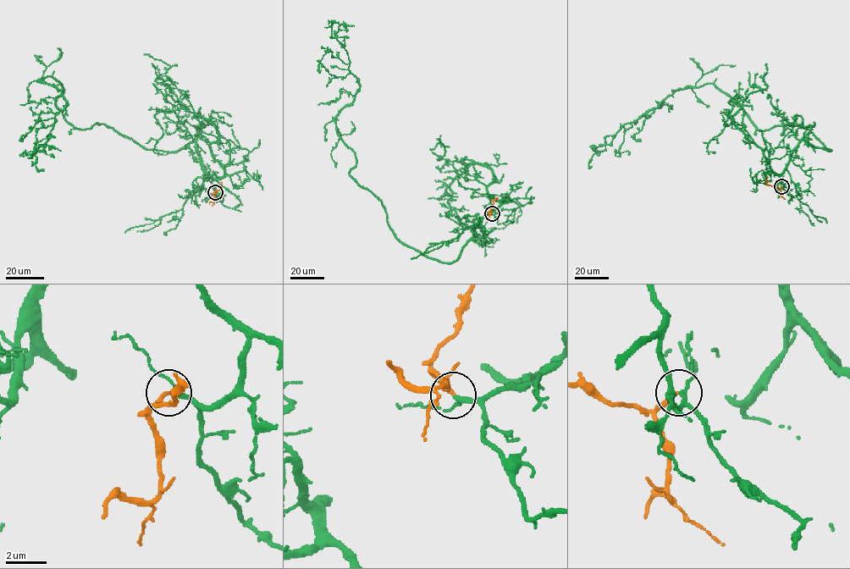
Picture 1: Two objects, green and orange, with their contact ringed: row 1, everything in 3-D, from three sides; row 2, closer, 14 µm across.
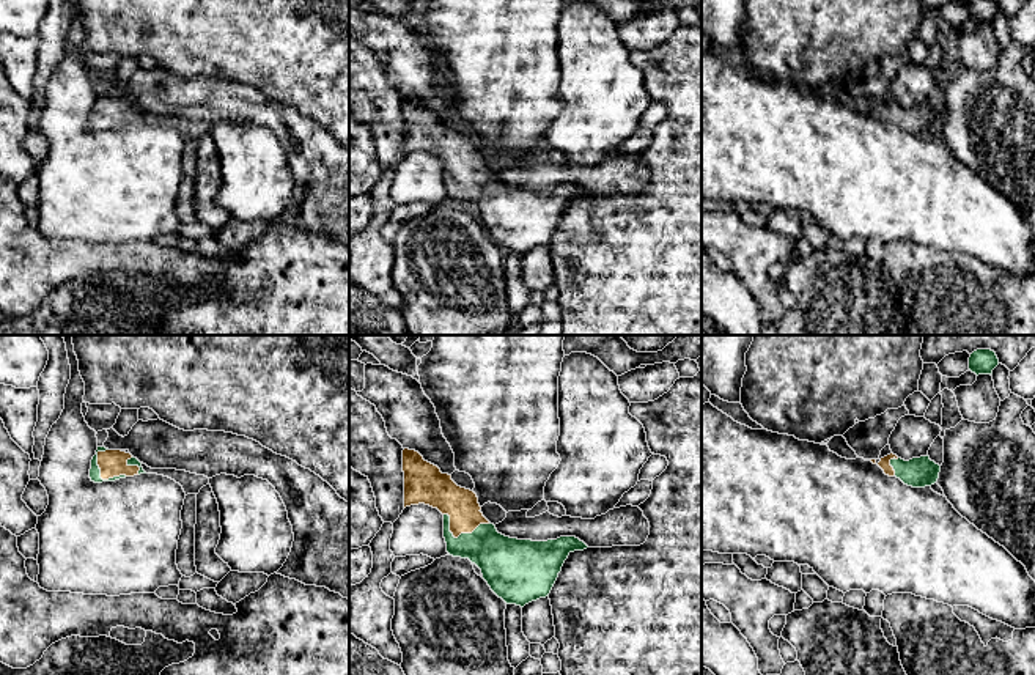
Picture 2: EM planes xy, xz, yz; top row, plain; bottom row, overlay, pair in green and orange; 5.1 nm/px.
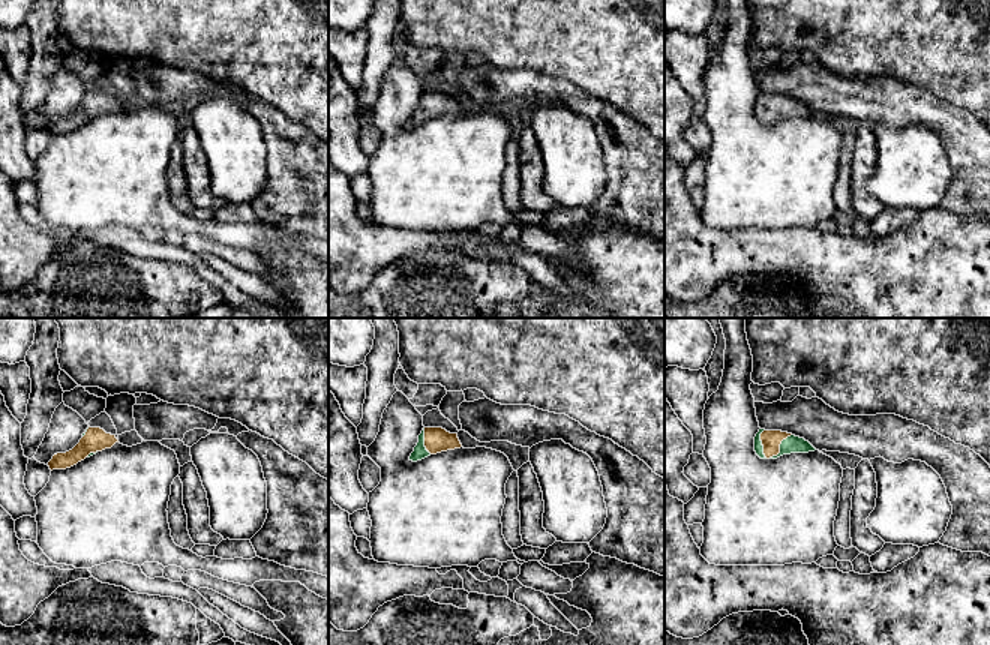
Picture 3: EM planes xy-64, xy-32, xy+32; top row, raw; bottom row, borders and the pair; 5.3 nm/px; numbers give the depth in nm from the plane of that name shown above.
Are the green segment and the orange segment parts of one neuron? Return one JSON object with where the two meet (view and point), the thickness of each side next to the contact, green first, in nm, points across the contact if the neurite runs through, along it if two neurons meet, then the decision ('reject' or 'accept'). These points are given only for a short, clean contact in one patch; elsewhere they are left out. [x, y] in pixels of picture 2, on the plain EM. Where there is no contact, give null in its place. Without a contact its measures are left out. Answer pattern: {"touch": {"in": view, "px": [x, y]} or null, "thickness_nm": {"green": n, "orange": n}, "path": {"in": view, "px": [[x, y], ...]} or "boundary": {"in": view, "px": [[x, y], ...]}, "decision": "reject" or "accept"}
{"touch": {"in": "xy", "px": [99, 125]}, "thickness_nm": {"green": 60, "orange": 140}, "path": {"in": "xy", "px": [[95, 120], [99, 125], [112, 110]]}, "decision": "accept"}

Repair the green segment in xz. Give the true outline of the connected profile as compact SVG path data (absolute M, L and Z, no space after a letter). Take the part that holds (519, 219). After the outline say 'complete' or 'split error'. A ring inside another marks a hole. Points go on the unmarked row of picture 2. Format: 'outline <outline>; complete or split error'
outline M403 98L404 120L404 156L425 151L437 156L444 162L444 186L447 200L453 205L469 206L475 211L491 238L506 252L524 255L540 245L549 244L558 220L568 203L574 198L584 198L588 194L576 184L560 184L547 189L532 189L510 186L497 179L478 151L473 138L458 134L451 123L442 121L440 116L415 99Z; split error

